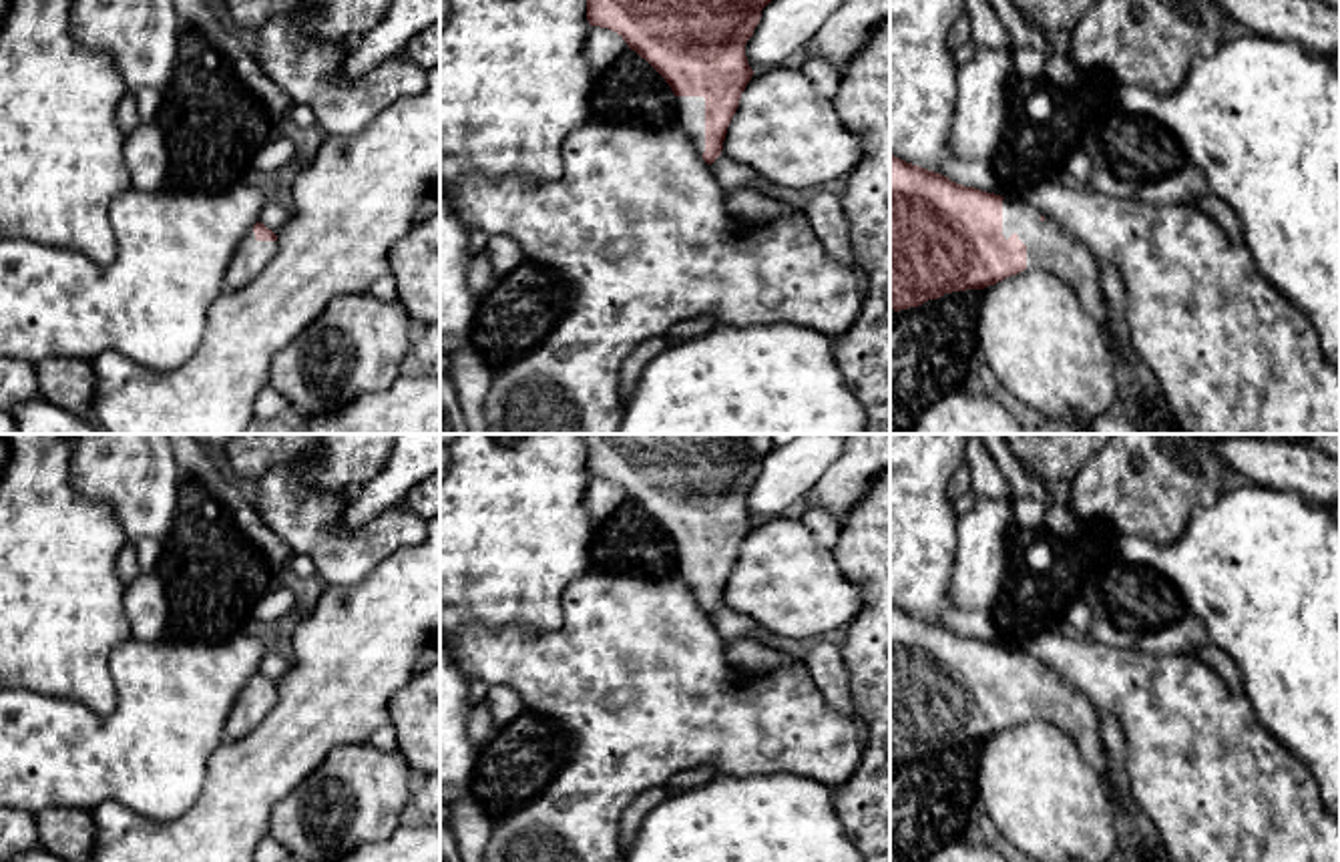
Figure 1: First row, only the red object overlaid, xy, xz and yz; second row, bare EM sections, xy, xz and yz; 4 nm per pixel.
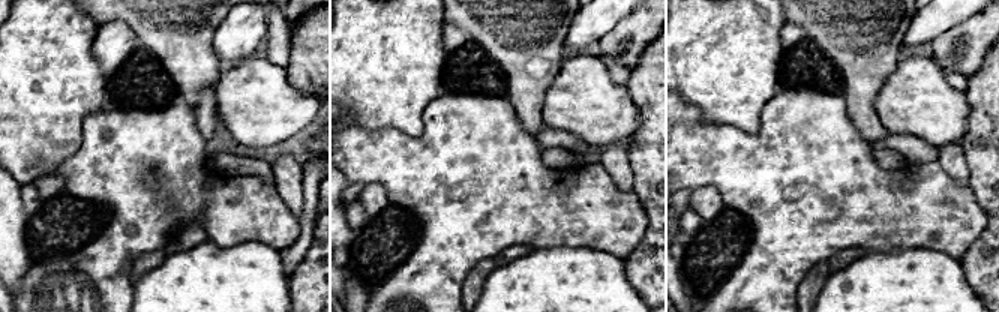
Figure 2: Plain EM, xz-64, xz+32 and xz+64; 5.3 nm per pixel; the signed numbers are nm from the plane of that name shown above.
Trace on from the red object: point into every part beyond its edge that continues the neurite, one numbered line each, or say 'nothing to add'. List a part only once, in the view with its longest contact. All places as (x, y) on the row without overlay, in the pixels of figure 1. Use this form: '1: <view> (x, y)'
1: yz (1049, 698)

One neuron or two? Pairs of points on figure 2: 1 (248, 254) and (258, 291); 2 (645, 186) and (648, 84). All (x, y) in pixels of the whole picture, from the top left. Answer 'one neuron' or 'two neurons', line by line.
1: one neuron
2: one neuron

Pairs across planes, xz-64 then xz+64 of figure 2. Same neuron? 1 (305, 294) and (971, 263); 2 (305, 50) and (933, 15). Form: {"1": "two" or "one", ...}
{"1": "one", "2": "two"}

